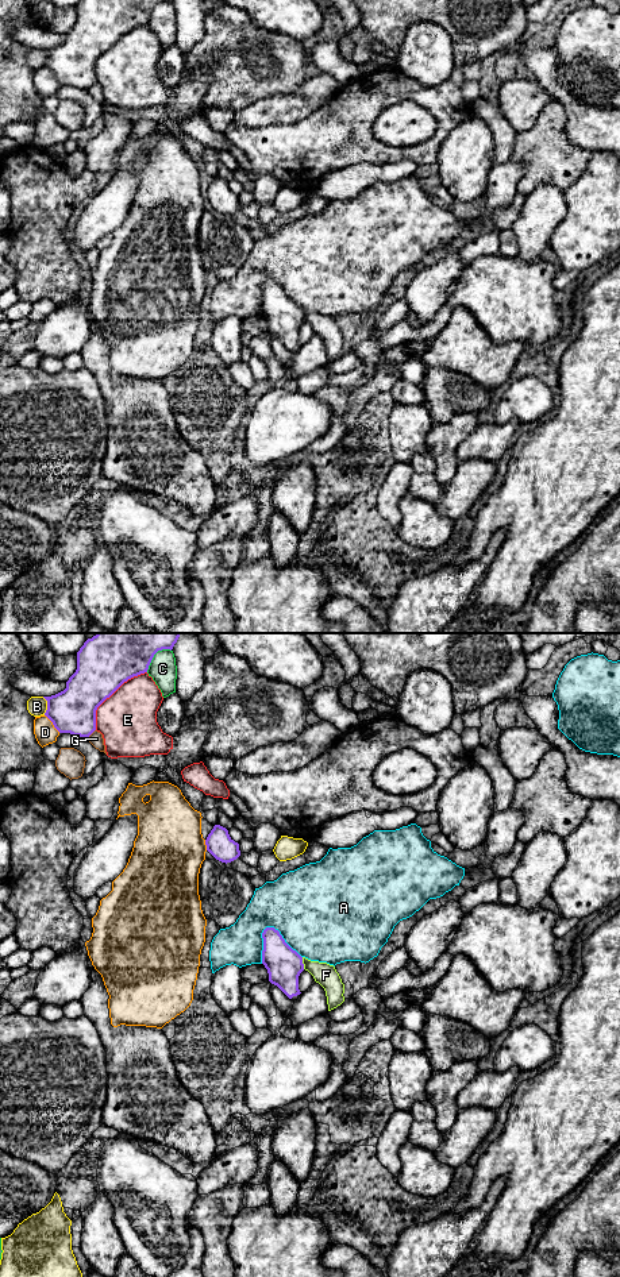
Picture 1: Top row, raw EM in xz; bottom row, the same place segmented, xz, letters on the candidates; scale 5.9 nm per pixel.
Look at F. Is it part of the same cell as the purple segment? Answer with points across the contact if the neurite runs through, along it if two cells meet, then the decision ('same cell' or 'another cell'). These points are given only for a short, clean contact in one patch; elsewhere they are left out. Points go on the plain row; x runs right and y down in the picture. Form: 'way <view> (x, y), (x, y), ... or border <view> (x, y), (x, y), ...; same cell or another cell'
border xz (301, 309), (304, 320); another cell

